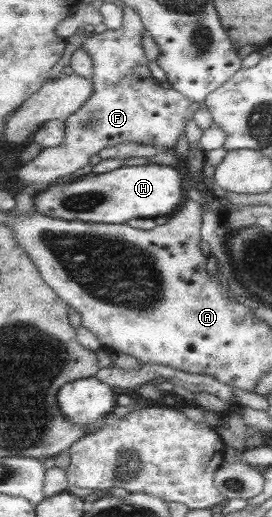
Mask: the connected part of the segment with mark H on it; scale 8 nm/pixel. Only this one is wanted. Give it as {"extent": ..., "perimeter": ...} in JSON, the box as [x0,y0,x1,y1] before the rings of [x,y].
{"extent":[32,164,184,224],"perimeter":[[[142,164],[115,168],[102,174],[87,174],[67,183],[42,188],[33,198],[32,211],[64,220],[94,224],[126,224],[130,218],[152,218],[174,213],[184,200],[182,179],[174,167]]]}

